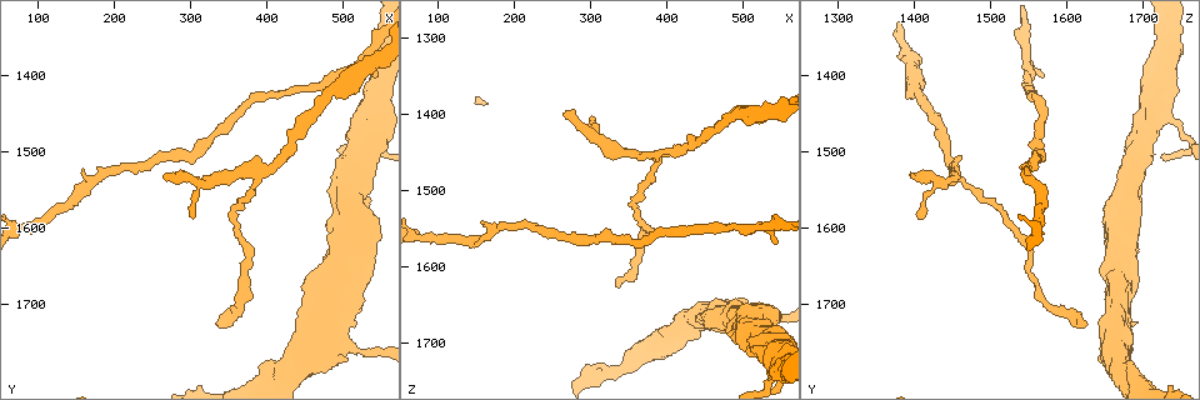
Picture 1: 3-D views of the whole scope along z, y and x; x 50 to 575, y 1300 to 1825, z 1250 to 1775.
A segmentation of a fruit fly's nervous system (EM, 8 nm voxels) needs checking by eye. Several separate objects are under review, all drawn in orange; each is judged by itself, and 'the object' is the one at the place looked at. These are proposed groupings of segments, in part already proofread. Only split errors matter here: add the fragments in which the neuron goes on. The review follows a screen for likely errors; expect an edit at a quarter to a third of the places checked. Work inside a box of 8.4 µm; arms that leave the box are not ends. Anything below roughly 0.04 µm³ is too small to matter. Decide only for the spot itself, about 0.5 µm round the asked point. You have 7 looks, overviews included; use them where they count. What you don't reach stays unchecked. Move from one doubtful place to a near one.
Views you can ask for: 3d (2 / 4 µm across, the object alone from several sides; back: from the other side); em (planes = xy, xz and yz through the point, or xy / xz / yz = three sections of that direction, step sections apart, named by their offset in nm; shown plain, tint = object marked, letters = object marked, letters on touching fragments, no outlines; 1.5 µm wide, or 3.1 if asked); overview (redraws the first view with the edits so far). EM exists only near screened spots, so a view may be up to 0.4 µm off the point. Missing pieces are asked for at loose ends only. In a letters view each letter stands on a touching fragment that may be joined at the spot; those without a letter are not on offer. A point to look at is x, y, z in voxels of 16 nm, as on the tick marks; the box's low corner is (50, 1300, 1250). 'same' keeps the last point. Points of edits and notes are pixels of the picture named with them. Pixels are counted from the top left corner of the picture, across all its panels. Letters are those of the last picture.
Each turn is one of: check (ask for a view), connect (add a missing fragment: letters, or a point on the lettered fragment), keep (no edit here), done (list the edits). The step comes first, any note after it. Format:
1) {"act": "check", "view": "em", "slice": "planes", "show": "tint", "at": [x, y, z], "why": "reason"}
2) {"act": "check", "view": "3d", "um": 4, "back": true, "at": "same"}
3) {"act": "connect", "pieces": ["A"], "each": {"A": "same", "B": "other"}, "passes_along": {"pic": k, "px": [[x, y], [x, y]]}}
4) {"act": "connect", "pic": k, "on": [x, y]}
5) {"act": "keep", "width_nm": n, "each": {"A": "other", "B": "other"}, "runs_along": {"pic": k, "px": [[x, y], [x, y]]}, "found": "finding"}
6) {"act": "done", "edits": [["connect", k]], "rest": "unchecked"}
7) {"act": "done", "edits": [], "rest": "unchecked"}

{"act": "check", "view": "em", "slice": "planes", "show": "letters", "at": [510, 1725, 1695], "why": "free end"}

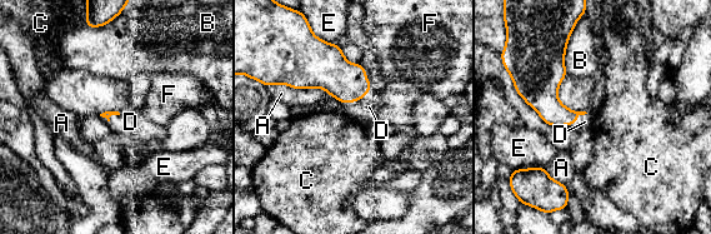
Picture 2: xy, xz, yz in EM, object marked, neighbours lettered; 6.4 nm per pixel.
{"act": "connect", "pic": 2, "on": [369, 106], "each": {"A": "other", "B": "other", "C": "other", "D": "same", "E": "other", "F": "other"}, "passes_along": {"pic": 2, "px": [[346, 81], [365, 94], [369, 106]]}, "found": "the neuron continues"}

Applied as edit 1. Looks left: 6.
{"act": "check", "view": "overview", "why": "see it whole again"}

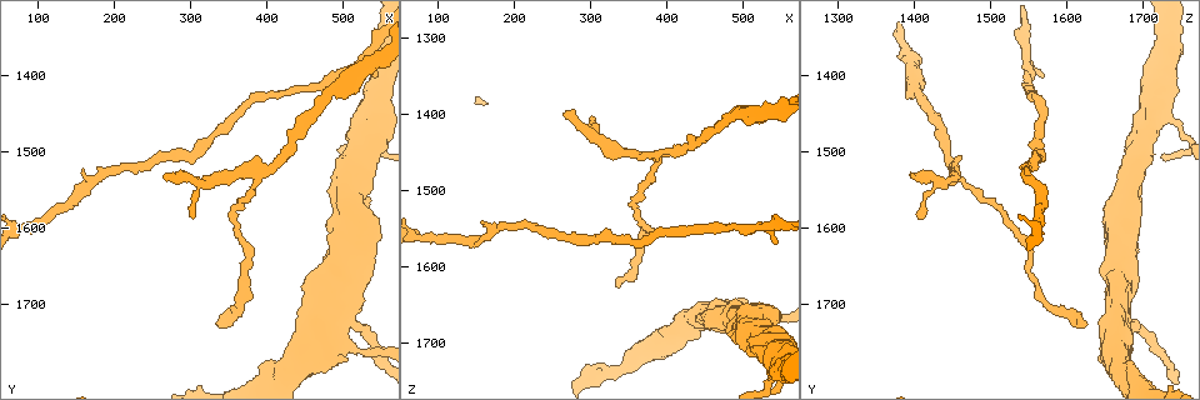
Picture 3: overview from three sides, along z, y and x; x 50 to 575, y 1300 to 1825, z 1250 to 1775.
{"act": "check", "view": "em", "slice": "xy", "step": 4, "show": "letters", "at": [335, 1730, 1625], "why": "free end"}

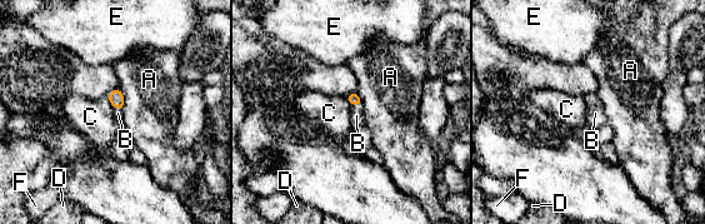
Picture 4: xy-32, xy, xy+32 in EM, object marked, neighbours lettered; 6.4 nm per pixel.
{"act": "check", "view": "em", "slice": "planes", "show": "letters", "at": "same", "why": "another direction"}

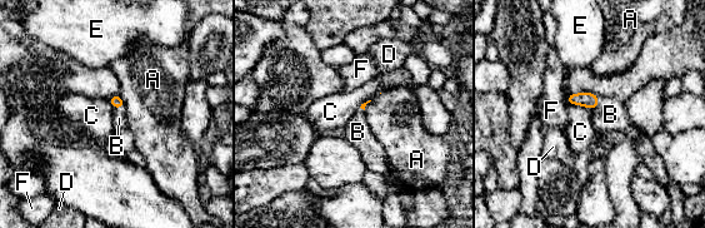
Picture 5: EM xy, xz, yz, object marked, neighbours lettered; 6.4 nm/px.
{"act": "connect", "pic": 5, "on": [610, 114], "each": {"A": "other", "B": "same", "C": "other", "D": "other", "E": "other", "F": "other"}, "passes_along": {"pic": 5, "px": [[590, 100], [598, 104], [610, 114]]}, "found": "it goes on there"}

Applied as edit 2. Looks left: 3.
{"act": "check", "view": "overview"}

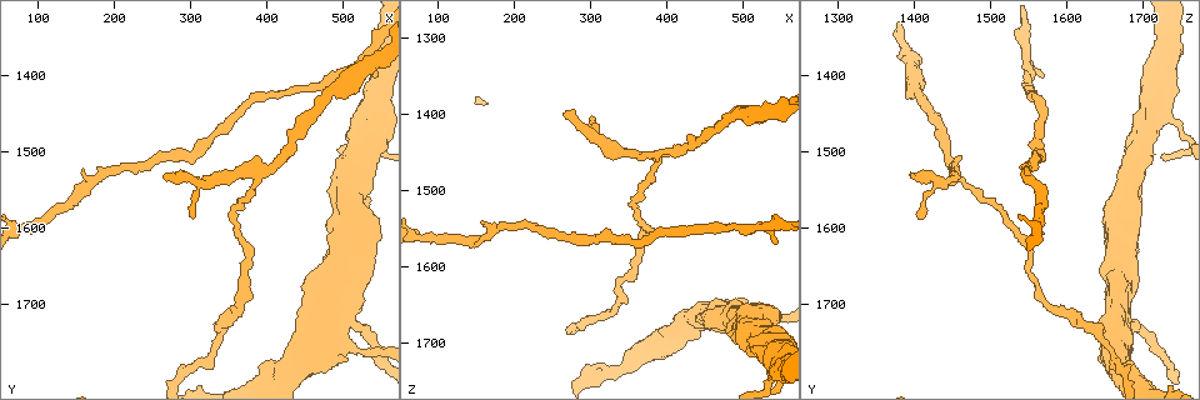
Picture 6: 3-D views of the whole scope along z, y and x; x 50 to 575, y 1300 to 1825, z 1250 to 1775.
{"act": "check", "view": "em", "slice": "planes", "show": "plain", "at": [265, 1535, 1400], "why": "branch stops here"}

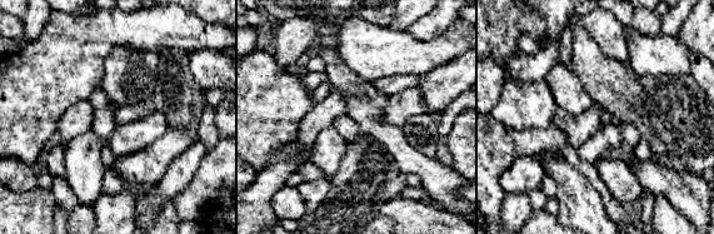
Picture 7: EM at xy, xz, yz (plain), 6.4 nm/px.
{"act": "check", "view": "em", "slice": "planes", "show": "letters", "at": "same"}

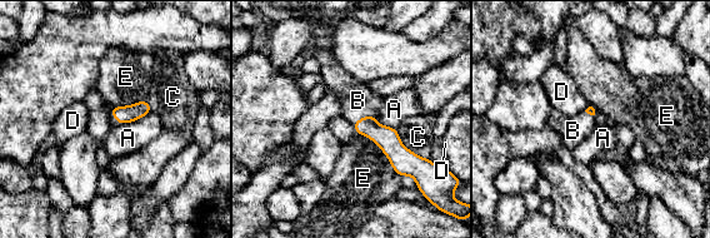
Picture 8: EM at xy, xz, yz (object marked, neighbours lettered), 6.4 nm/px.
{"act": "connect", "pic": 8, "on": [358, 100], "each": {"A": "other", "B": "same", "C": "other", "D": "other", "E": "other"}, "passes_along": {"pic": 8, "px": [[386, 138], [363, 118], [358, 100]]}, "found": "the neuron continues"}

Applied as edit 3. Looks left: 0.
{"act": "done", "edits": [["connect", 2], ["connect", 5], ["connect", 8]], "rest": "unchecked"}

